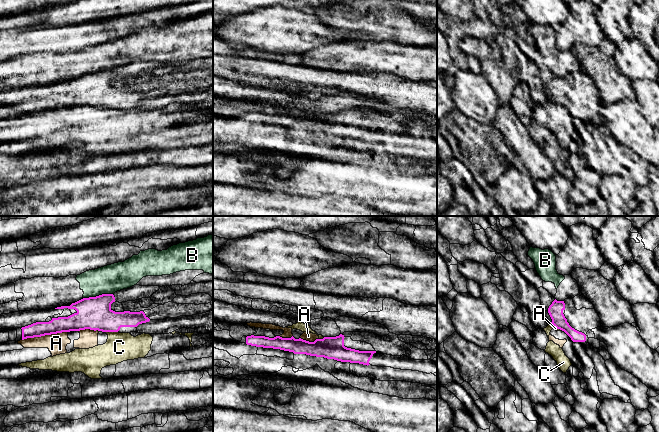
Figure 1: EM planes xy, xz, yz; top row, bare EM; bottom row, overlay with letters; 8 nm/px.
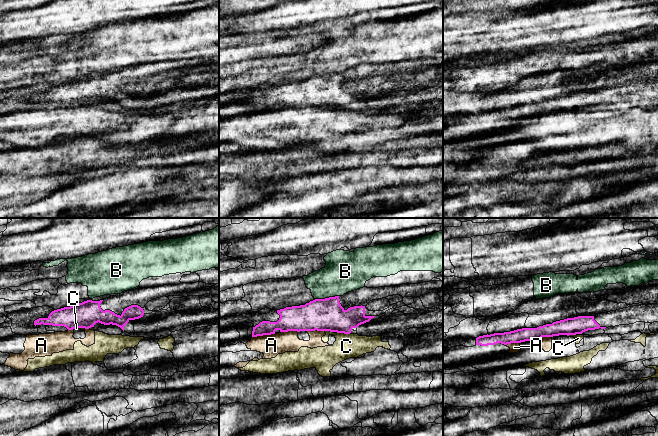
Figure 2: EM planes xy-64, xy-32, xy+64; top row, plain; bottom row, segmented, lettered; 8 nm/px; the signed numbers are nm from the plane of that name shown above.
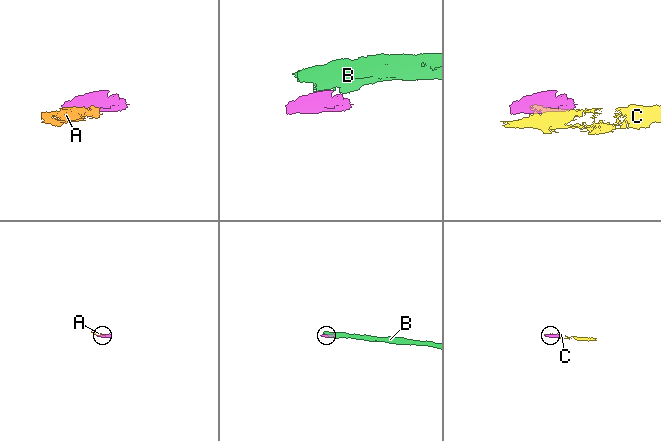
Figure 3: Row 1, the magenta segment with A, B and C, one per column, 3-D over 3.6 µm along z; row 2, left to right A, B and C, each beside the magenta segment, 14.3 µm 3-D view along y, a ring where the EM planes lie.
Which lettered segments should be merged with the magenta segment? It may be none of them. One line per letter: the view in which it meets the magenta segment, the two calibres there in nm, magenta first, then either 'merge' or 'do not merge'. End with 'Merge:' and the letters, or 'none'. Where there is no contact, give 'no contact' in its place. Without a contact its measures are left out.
A: xy | 130/160 nm | do not merge
B: xy | 260/220 nm | do not merge
C: xy | 260/220 nm | do not merge
Merge: none

